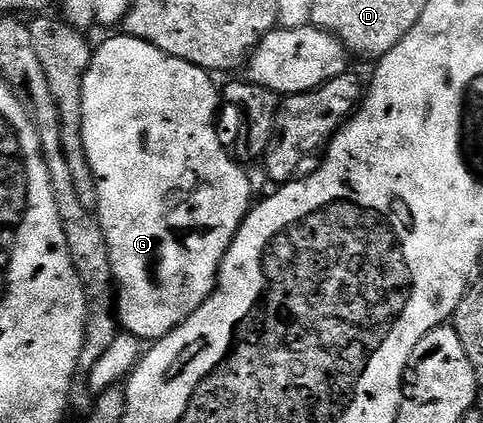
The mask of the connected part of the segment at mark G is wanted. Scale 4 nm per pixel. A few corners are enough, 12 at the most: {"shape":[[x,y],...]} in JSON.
{"shape":[[118,34],[83,141],[140,342],[211,296],[253,207],[206,68]]}

